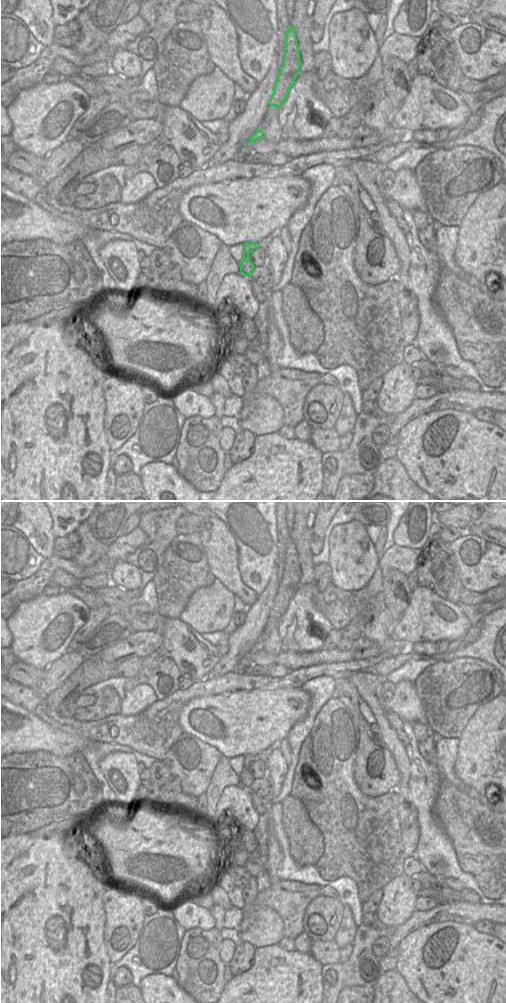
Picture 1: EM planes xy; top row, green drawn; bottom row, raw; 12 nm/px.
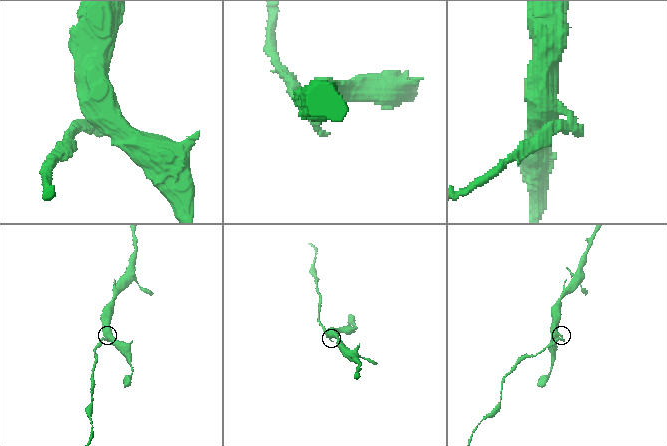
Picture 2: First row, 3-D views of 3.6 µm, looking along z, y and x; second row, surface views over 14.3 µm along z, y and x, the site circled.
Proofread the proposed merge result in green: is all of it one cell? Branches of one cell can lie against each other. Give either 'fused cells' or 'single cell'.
fused cells

